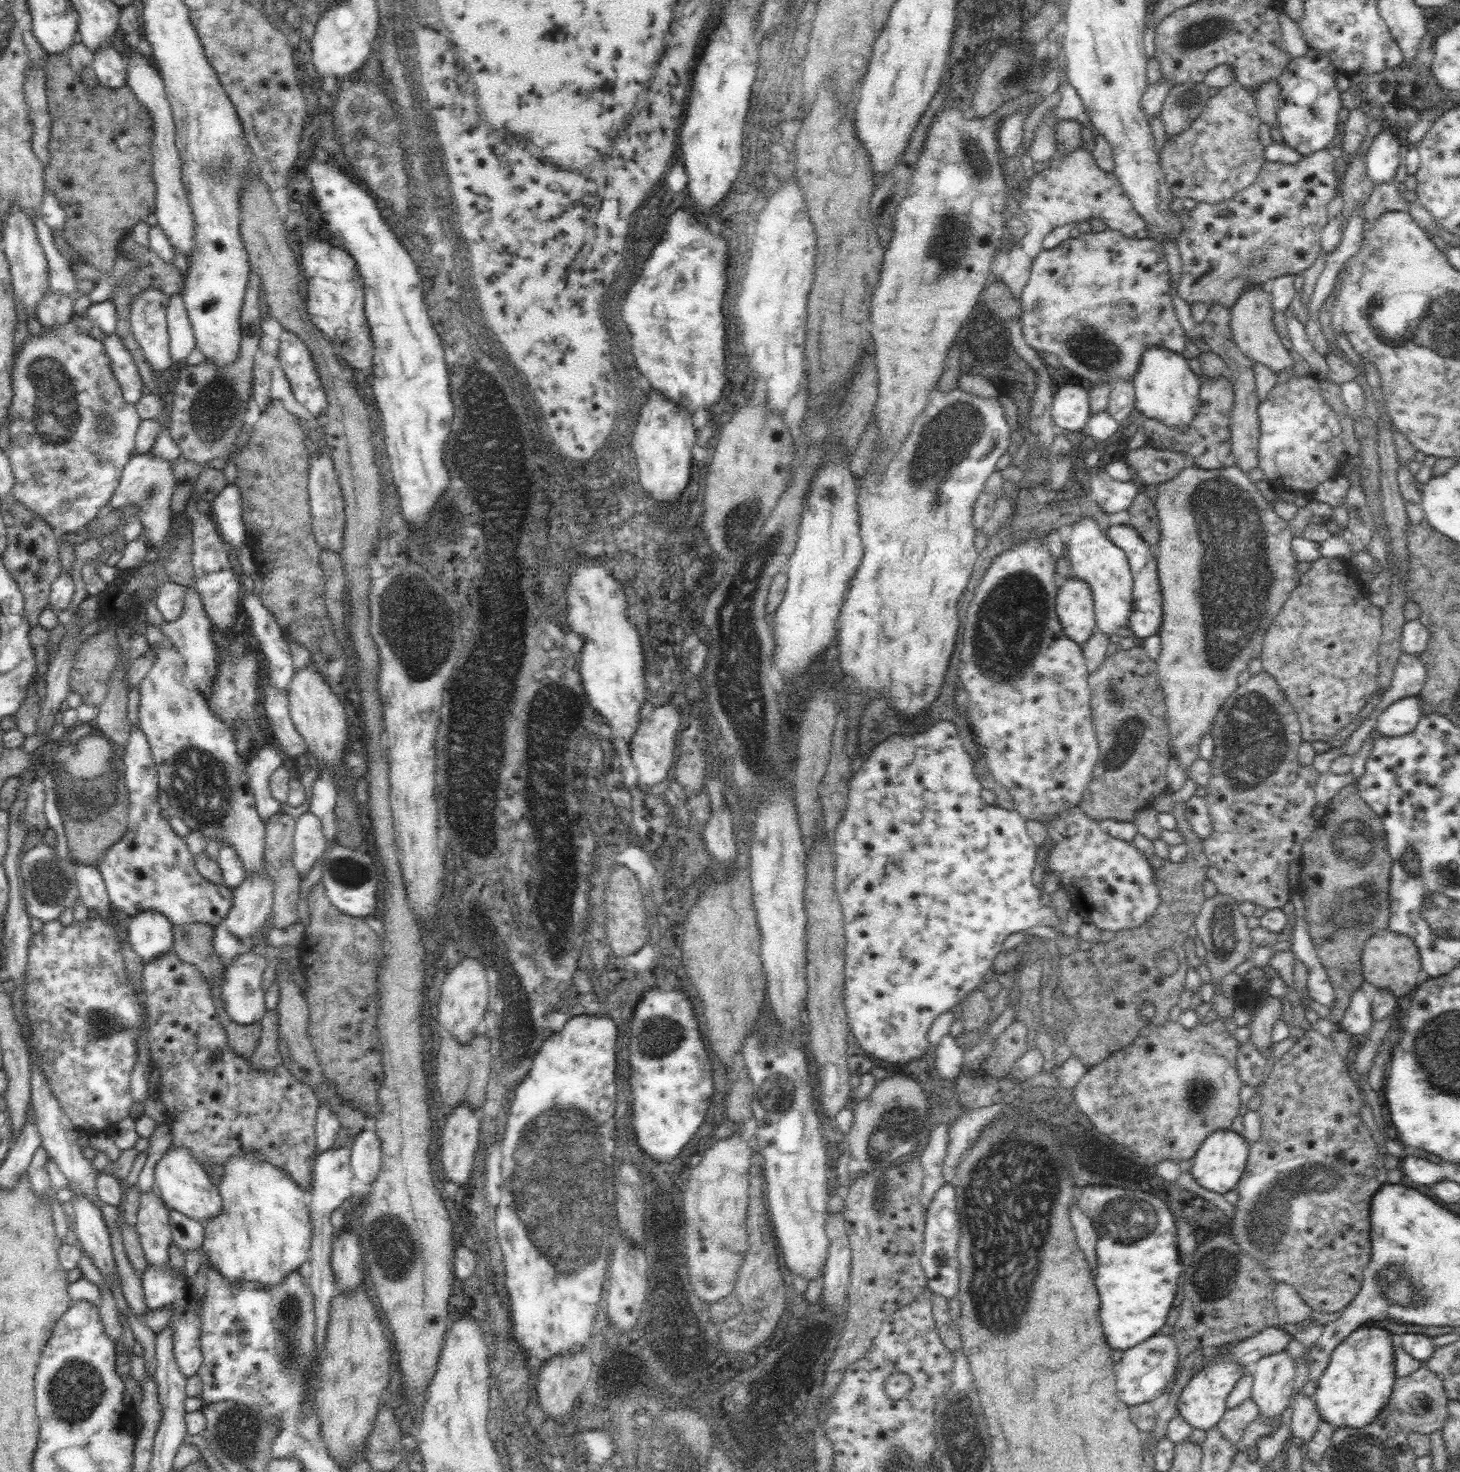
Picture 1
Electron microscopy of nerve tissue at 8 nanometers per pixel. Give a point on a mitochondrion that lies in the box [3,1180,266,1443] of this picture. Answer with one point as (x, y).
(73, 1390)

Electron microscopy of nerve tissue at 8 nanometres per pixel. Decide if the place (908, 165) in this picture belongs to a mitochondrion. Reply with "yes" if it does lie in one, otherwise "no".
no

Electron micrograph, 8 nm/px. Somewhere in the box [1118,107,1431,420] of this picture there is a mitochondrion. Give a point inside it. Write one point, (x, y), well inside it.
(1238, 271)

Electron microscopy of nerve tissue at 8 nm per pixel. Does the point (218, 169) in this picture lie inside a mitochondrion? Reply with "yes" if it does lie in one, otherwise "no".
yes

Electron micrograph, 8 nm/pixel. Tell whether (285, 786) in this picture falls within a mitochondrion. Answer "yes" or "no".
no

